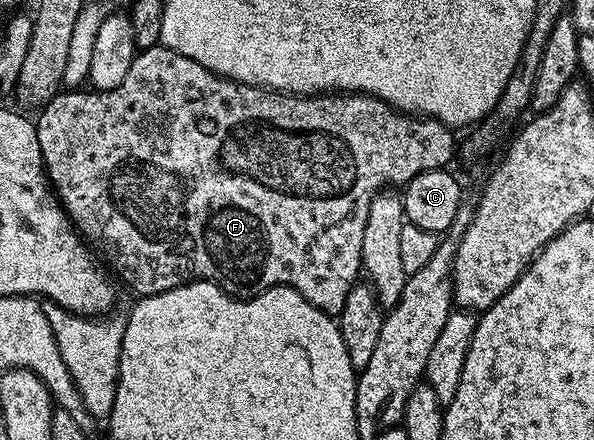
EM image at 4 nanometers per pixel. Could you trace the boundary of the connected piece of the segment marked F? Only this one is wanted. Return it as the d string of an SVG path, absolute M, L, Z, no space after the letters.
M164 46L140 49L131 62L131 70L127 70L127 78L123 78L115 90L85 91L62 90L43 105L39 112L41 117L35 120L39 150L50 185L73 227L100 253L104 263L116 273L119 280L121 275L122 282L137 291L138 297L154 296L156 292L166 292L194 280L218 284L227 295L234 298L258 296L268 288L284 286L303 294L311 306L323 310L328 316L340 317L343 304L347 302L347 294L351 294L363 272L363 232L371 200L386 186L404 186L419 173L444 169L453 160L454 129L431 116L406 114L392 108L378 96L290 94L258 88L256 84L241 84L207 70L199 66L199 62Z

